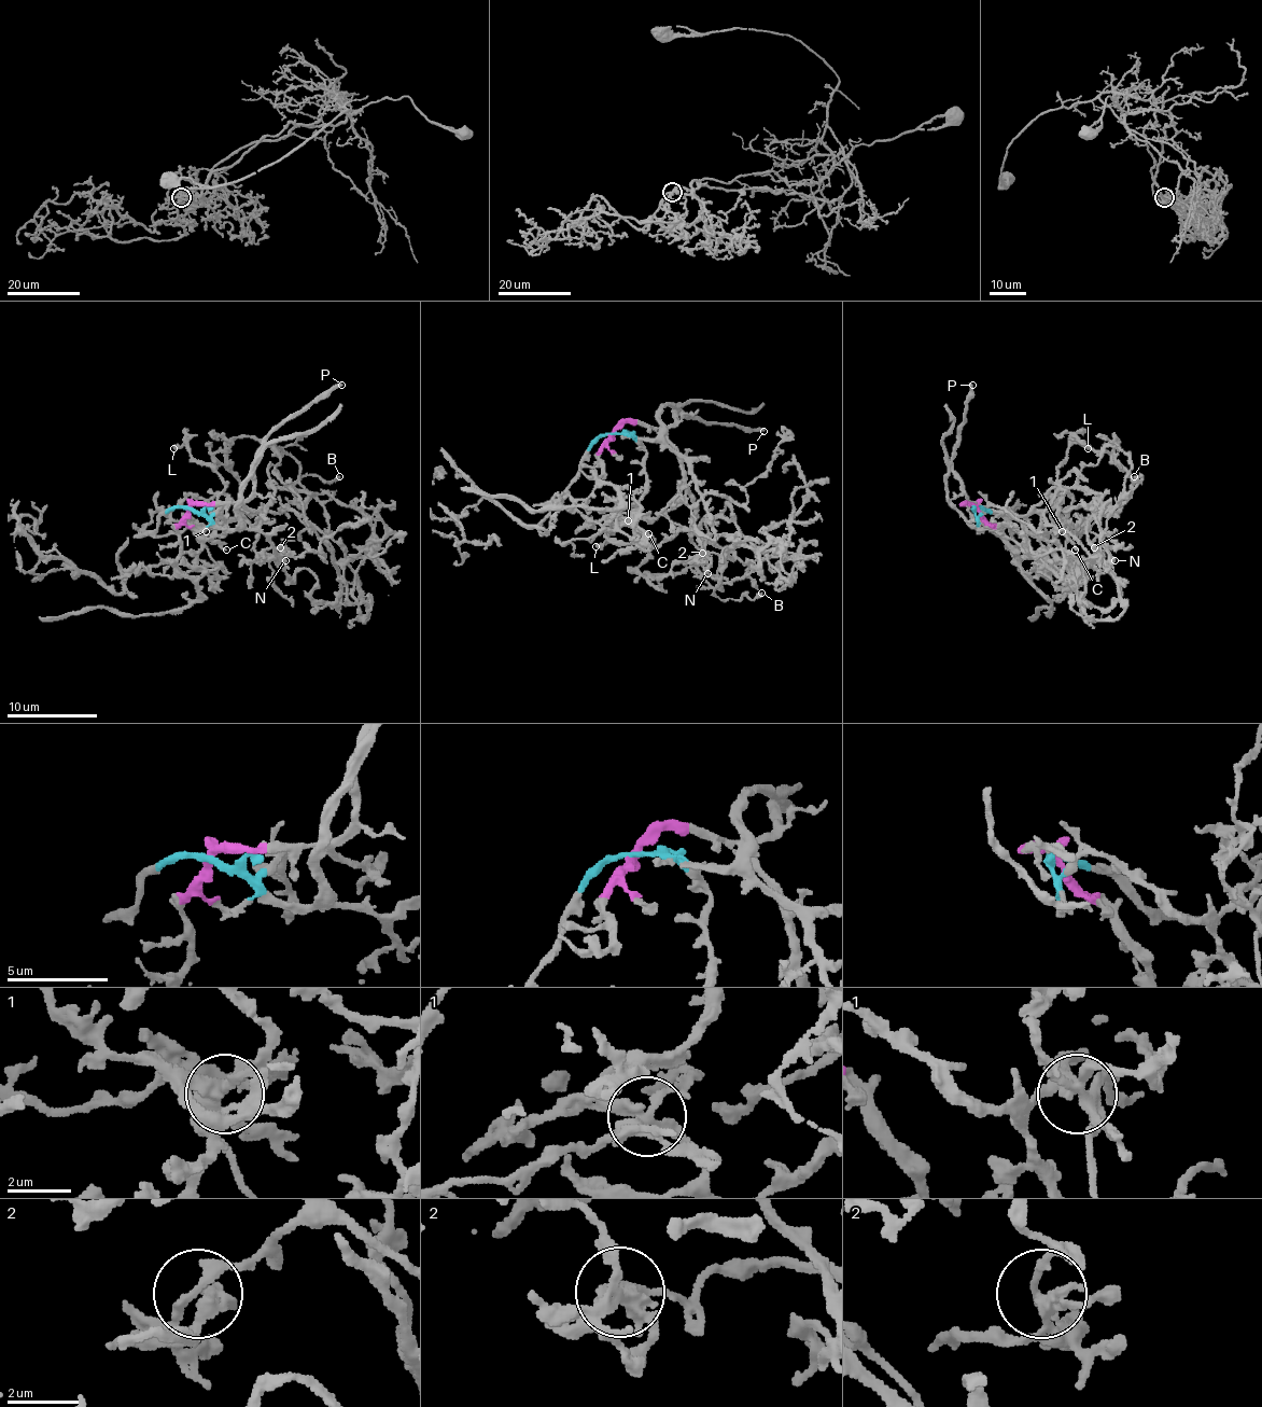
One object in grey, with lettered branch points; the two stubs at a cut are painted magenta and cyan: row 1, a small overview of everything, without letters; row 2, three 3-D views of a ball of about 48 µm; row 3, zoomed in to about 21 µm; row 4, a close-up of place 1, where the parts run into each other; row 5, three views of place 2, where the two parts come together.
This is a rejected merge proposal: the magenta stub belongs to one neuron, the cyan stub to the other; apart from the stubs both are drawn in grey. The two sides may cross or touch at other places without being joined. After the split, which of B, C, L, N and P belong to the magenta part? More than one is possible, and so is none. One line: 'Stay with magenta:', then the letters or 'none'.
Stay with magenta: B, C, L, N, P

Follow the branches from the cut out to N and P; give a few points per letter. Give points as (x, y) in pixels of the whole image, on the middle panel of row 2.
N: (611, 433), (645, 422), (672, 447), (692, 528), (730, 556), (728, 546), (703, 551), (697, 562), (707, 573)
P: (611, 433), (627, 422), (668, 427), (674, 422), (676, 411), (707, 422), (765, 431)

